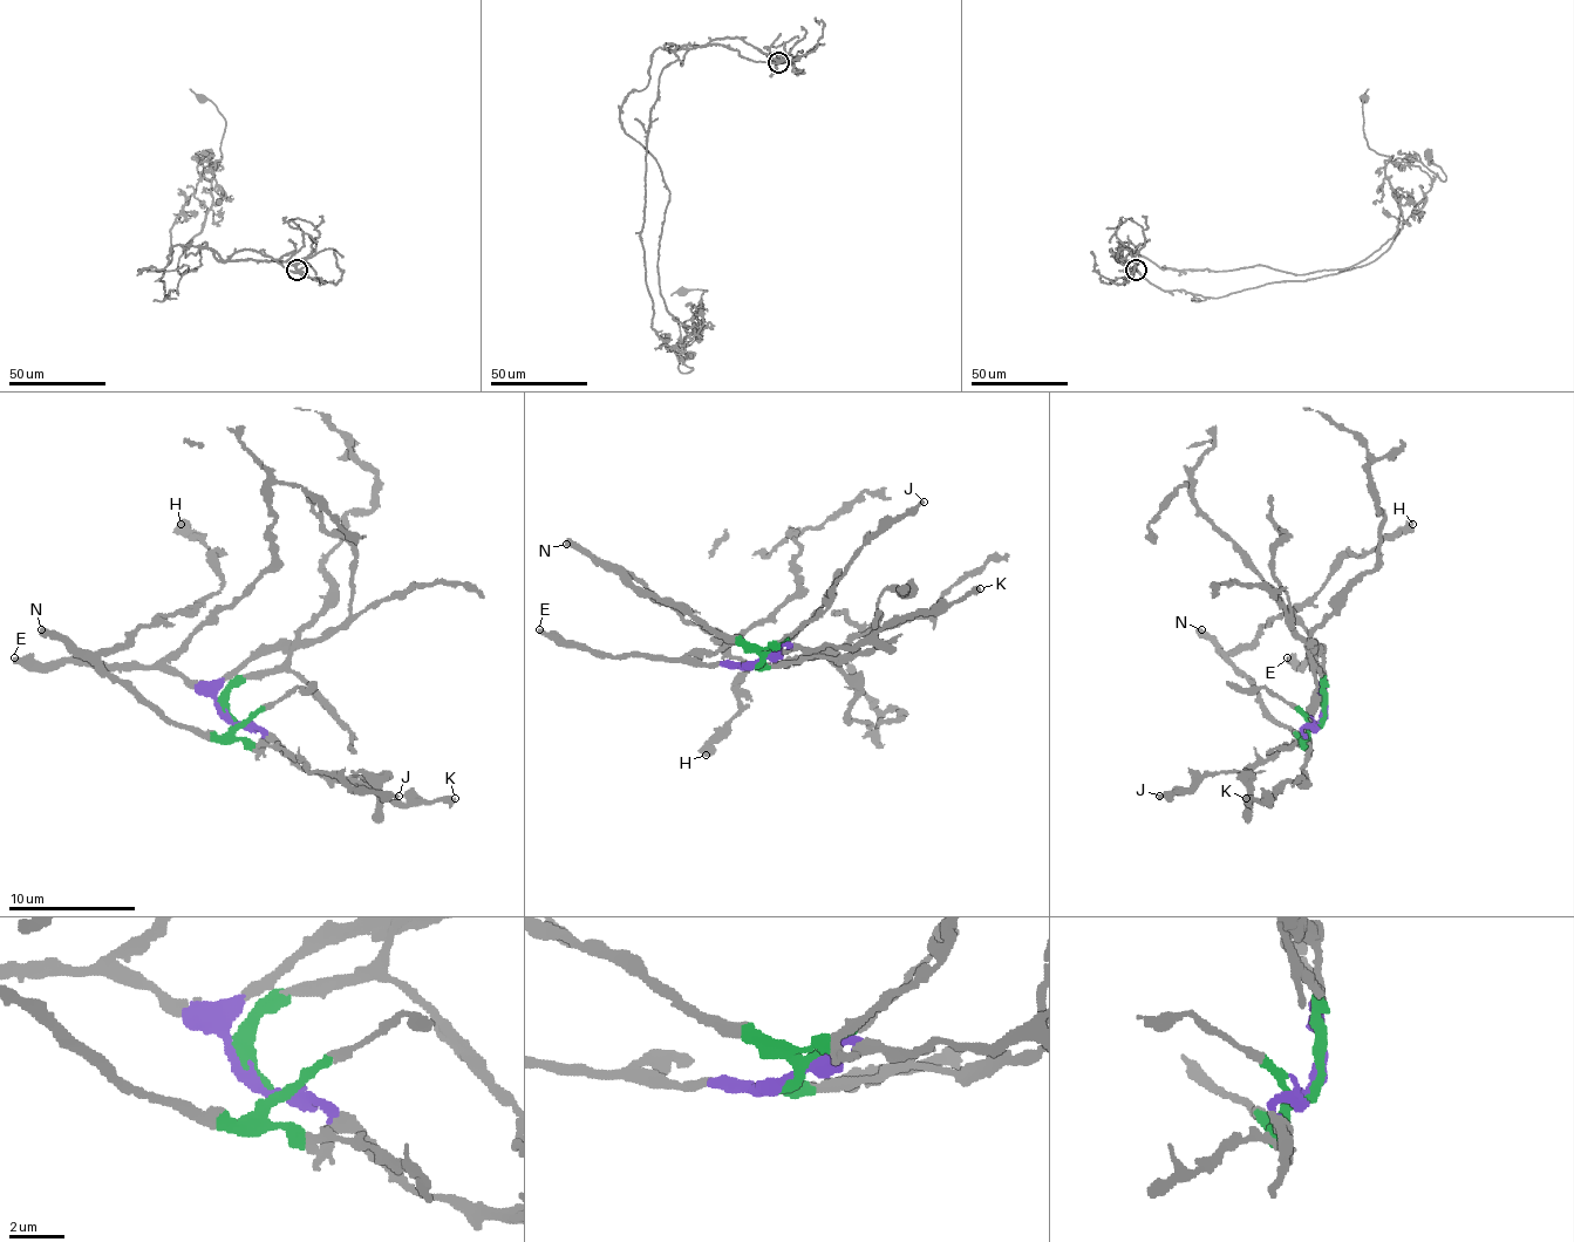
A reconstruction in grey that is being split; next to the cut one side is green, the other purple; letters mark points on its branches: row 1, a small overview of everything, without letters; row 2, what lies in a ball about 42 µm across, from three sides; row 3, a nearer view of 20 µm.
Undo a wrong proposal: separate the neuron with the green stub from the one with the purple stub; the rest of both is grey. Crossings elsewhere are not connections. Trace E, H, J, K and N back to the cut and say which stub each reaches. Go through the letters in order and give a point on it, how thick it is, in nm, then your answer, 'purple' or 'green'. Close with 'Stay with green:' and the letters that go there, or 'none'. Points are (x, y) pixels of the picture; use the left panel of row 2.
E: (14, 657) | 380 nm | purple
H: (181, 524) | 700 nm | green
J: (399, 796) | 280 nm | green
K: (455, 798) | 400 nm | purple
N: (41, 629) | 440 nm | green
Stay with green: H, J, N

